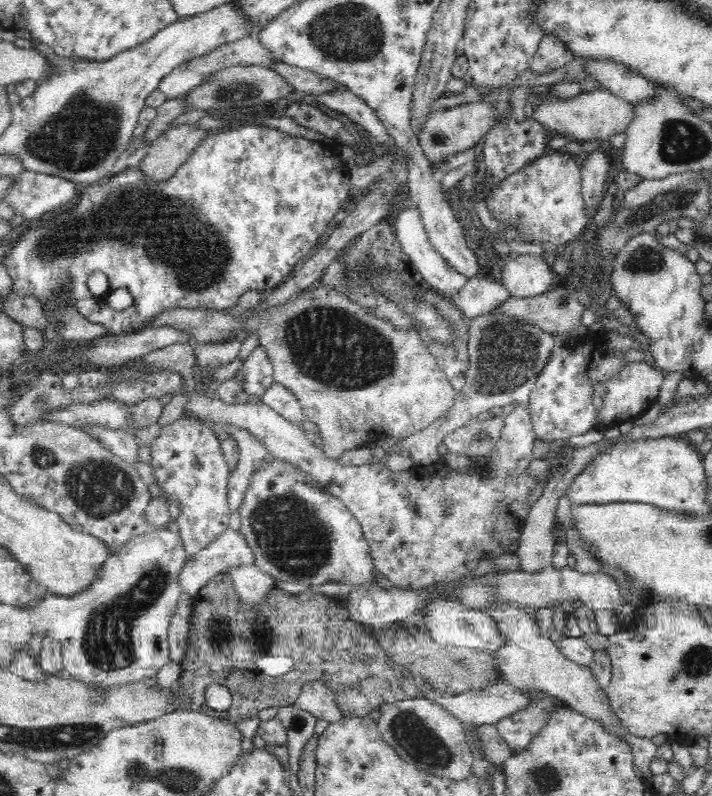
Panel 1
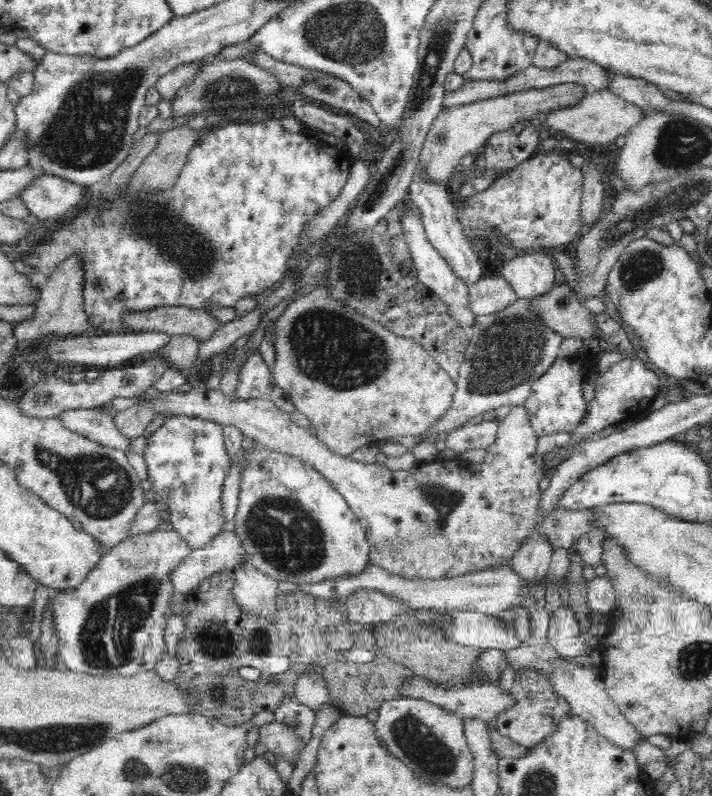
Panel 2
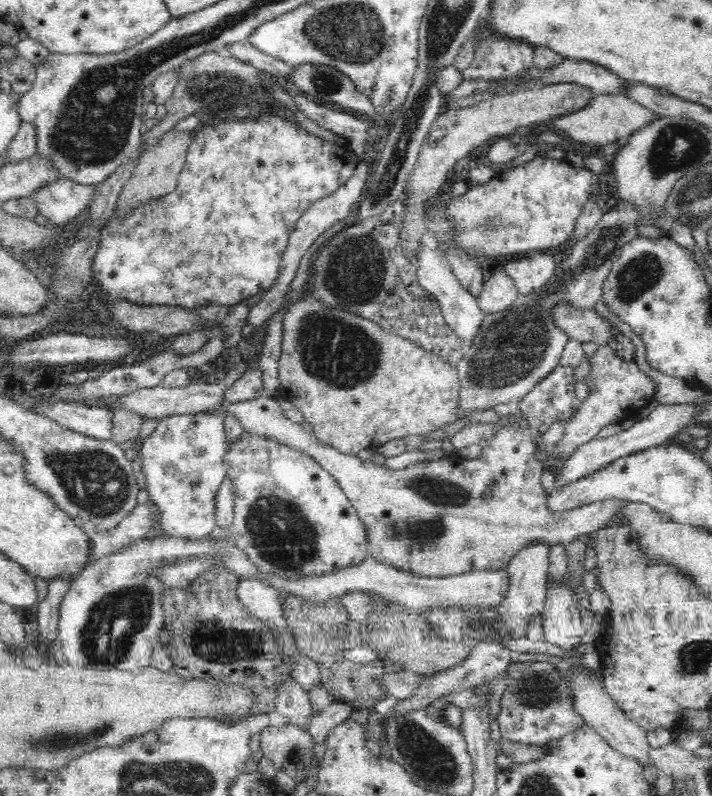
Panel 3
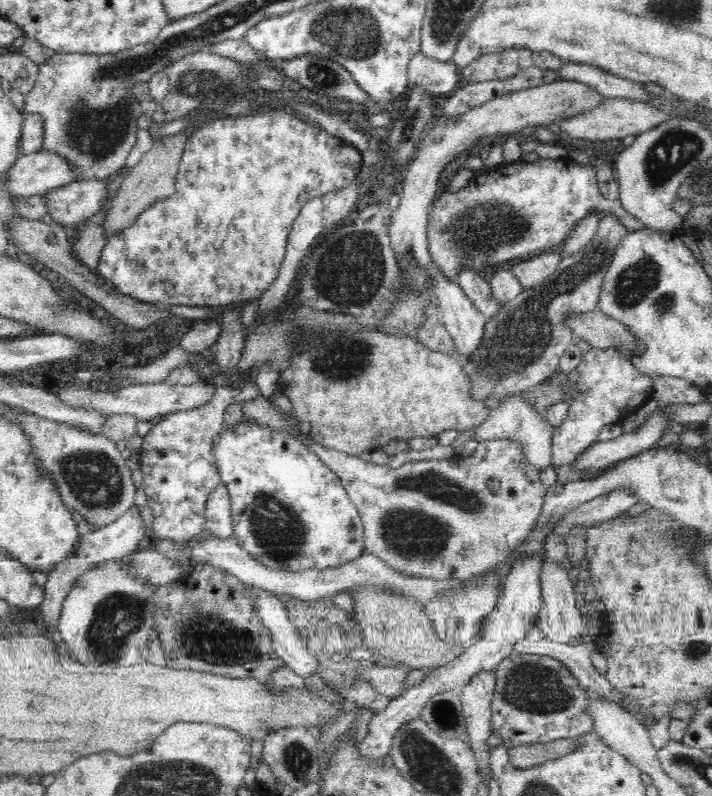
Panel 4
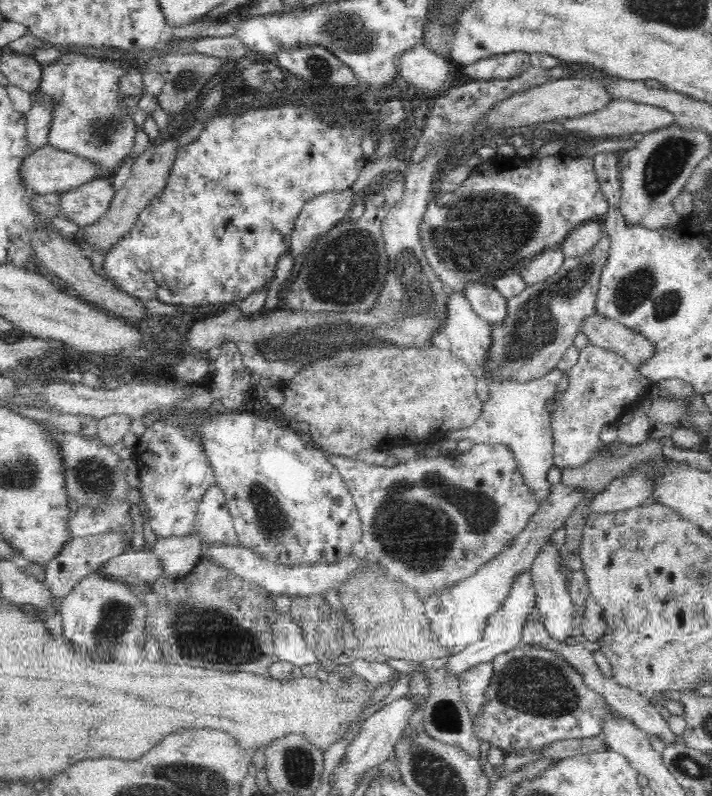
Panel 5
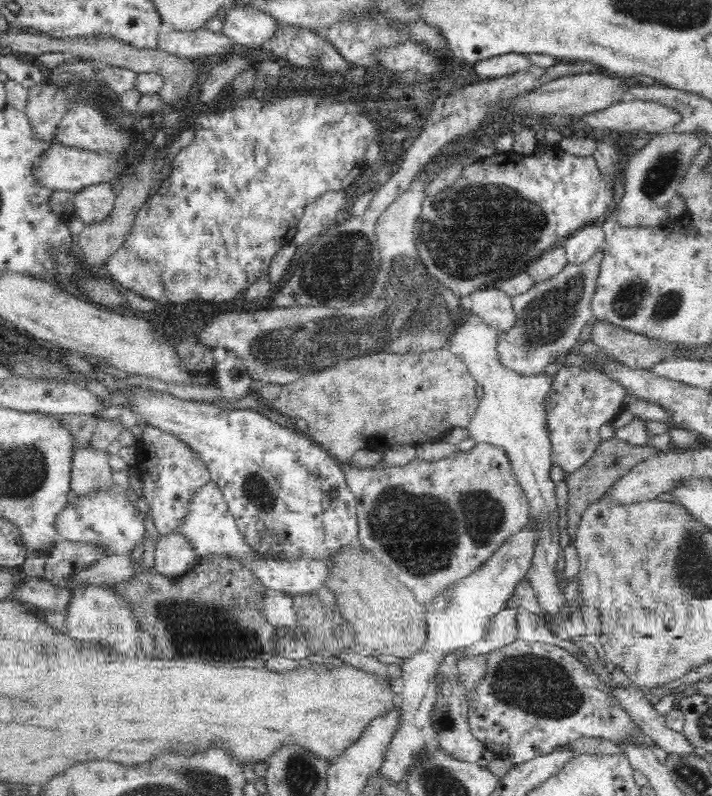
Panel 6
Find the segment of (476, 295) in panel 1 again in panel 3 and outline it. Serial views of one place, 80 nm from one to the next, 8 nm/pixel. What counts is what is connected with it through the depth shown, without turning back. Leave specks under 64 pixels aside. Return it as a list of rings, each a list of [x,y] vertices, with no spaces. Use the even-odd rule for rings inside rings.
[[[497,271],[484,282],[484,292],[476,298],[486,314],[508,308],[519,295],[514,279],[506,271]]]

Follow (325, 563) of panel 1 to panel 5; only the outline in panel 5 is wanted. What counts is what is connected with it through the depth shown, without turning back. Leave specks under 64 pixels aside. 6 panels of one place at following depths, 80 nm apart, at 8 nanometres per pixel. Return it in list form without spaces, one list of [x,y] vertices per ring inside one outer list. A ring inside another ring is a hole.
[[[179,406],[158,407],[153,411],[160,416],[161,422],[176,422],[177,426],[183,426],[191,438],[197,440],[209,466],[213,468],[214,484],[225,494],[242,547],[256,552],[267,562],[298,566],[338,562],[350,556],[353,547],[361,541],[359,510],[340,471],[323,449],[302,440],[298,432],[284,422],[279,423],[274,418],[260,418],[253,411],[245,409],[230,414],[220,411],[208,413]]]

